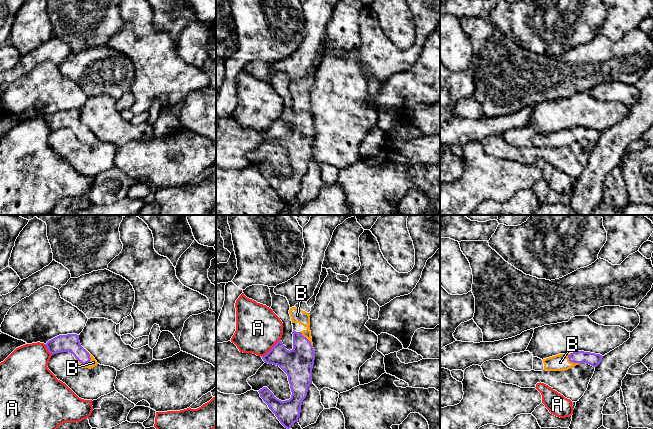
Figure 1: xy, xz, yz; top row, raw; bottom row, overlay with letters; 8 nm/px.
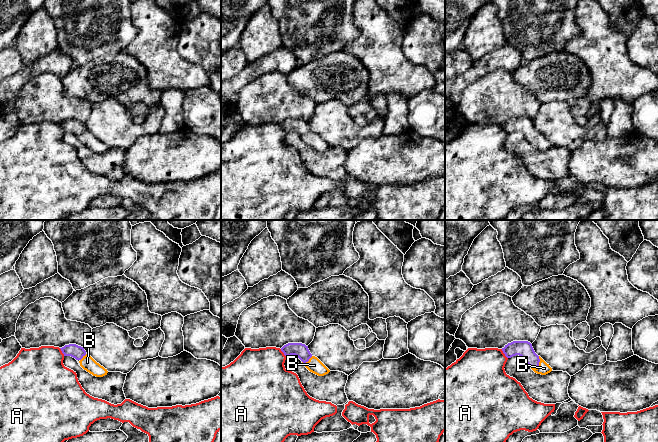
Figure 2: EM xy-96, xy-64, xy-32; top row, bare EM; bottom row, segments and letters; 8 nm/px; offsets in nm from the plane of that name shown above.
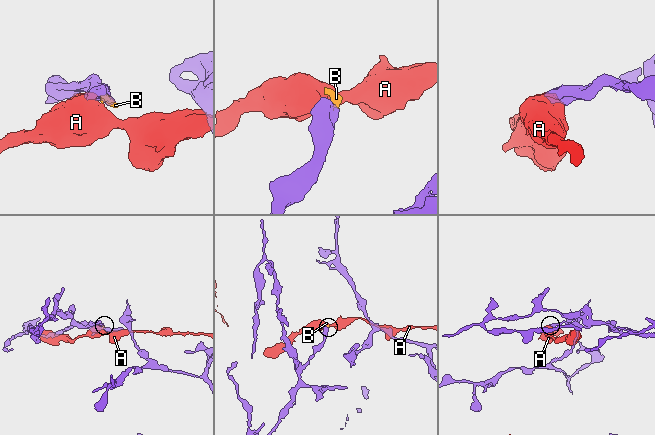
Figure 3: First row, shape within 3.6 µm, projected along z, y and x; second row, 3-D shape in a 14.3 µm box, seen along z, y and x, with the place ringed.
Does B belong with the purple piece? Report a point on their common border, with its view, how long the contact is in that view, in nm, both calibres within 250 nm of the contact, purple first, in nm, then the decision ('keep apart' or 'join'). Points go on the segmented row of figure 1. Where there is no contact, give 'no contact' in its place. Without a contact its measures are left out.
meets purple in xy at (83, 363); contact 140 nm long; 150 nm thick on the purple side, 60 nm on the other; join

